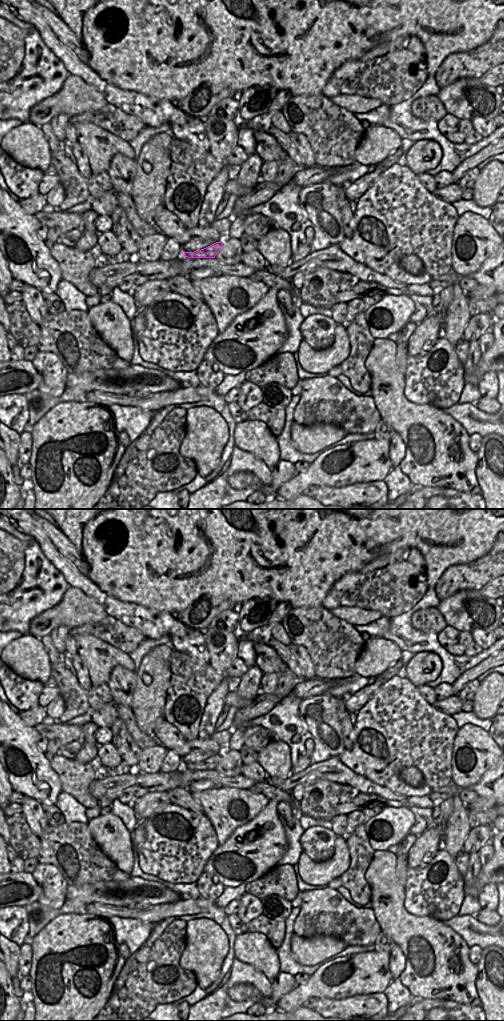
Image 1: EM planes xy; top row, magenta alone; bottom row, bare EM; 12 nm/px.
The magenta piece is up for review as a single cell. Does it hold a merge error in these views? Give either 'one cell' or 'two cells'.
one cell

